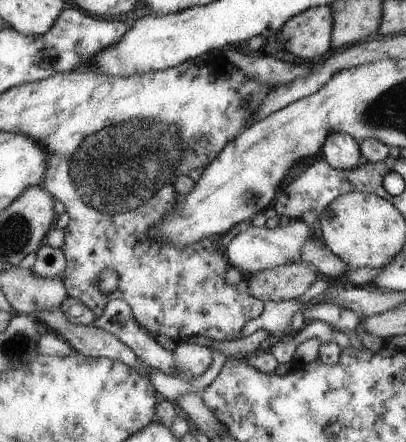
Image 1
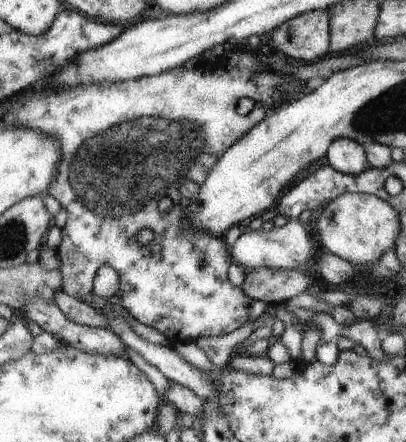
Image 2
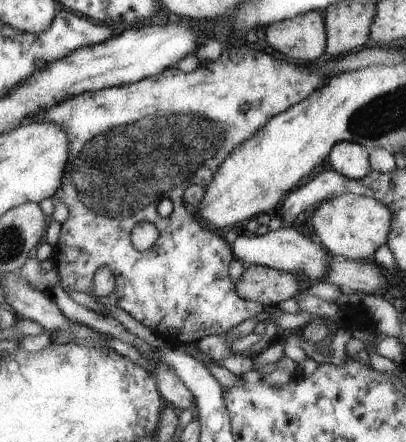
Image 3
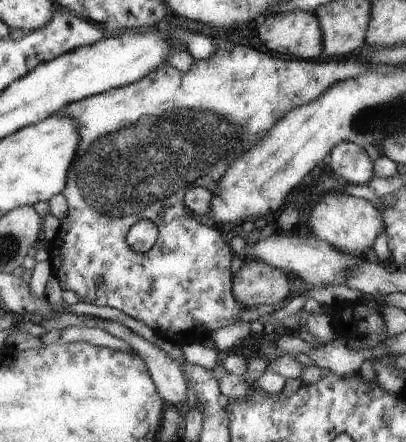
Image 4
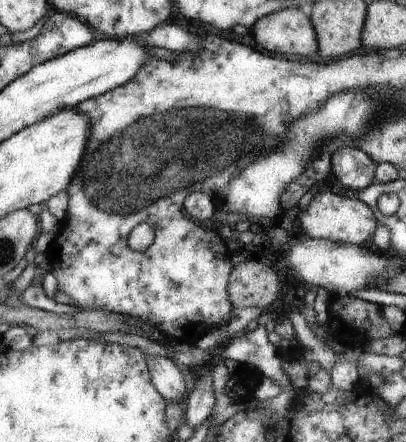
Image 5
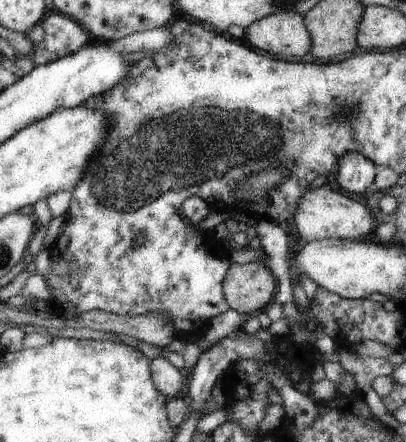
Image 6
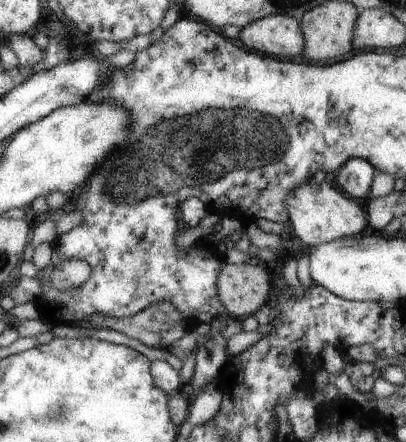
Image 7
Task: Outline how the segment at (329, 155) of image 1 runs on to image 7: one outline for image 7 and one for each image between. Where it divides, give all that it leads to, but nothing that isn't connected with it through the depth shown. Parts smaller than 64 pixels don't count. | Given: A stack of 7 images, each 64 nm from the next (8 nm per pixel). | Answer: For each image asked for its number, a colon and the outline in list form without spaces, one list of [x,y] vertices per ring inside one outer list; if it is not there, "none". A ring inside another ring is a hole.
2: [[[335,138],[325,150],[327,166],[343,174],[359,174],[367,168],[363,146],[349,138]]]
3: [[[337,142],[333,144],[329,156],[327,156],[327,166],[351,180],[359,180],[363,176],[367,176],[371,172],[369,168],[369,160],[367,160],[369,152],[359,146],[359,144],[351,144],[351,142]]]
4: [[[339,142],[333,146],[327,158],[327,170],[349,184],[365,184],[375,172],[371,154],[349,142]]]
5: [[[341,148],[331,156],[331,172],[347,190],[361,190],[375,182],[375,164],[357,148]]]
6: [[[345,152],[343,156],[339,156],[335,170],[337,184],[349,194],[365,194],[375,178],[375,166],[371,164],[371,160],[355,152]]]
7: [[[351,158],[339,166],[335,182],[337,188],[341,188],[351,198],[365,200],[369,186],[373,184],[373,176],[375,176],[375,168],[371,164],[359,158]]]

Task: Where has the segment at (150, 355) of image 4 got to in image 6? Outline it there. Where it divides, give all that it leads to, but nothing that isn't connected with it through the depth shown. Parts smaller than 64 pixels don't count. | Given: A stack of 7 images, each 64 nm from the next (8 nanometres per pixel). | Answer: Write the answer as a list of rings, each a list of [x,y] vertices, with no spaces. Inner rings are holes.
[[[165,358],[151,360],[151,378],[157,390],[167,398],[183,396],[185,392],[187,376],[183,374],[183,370],[177,370],[175,366],[171,366],[171,362],[167,362]]]

